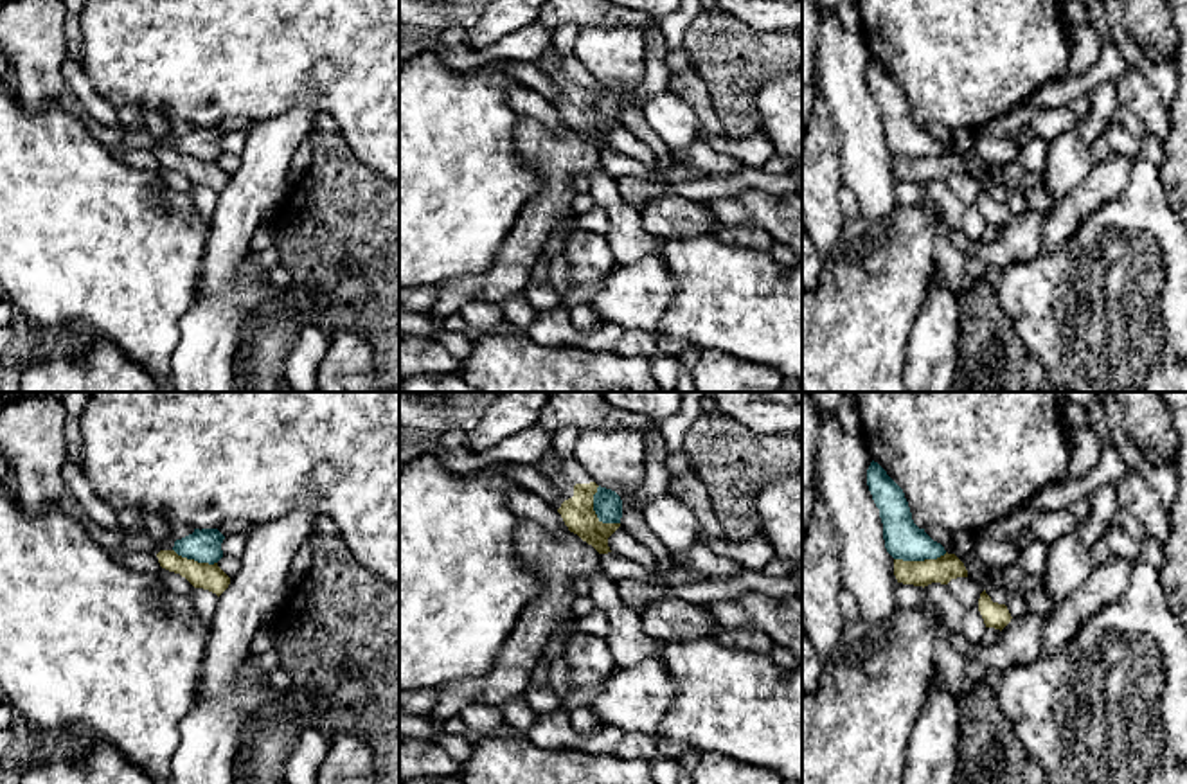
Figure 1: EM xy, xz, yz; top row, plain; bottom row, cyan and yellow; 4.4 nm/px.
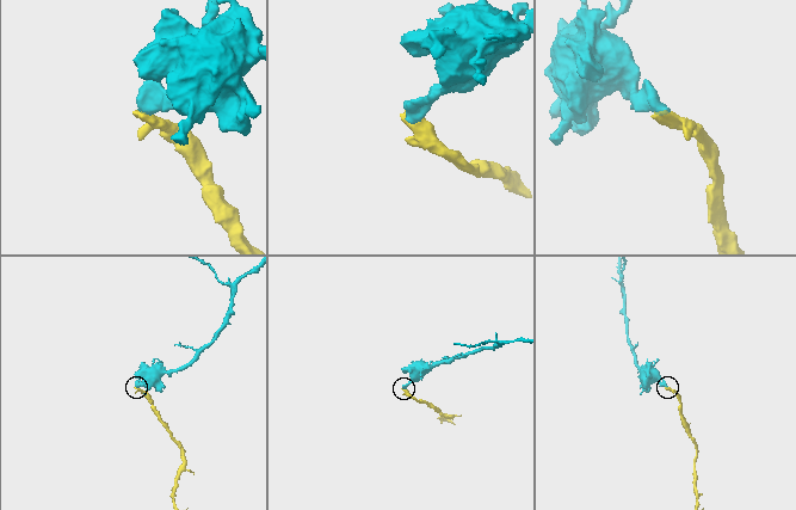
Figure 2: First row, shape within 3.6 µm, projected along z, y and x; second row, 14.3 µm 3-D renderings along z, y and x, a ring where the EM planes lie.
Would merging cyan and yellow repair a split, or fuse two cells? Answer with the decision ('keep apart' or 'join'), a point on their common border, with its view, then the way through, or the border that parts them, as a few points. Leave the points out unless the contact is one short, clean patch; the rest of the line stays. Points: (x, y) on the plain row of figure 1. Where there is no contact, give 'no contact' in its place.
keep apart | xz (596, 110) | along xz (597, 83), (594, 110), (603, 119), (619, 121)

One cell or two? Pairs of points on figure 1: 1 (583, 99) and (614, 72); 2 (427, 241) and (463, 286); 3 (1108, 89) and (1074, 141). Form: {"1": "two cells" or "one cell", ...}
{"1": "two cells", "2": "two cells", "3": "one cell"}

